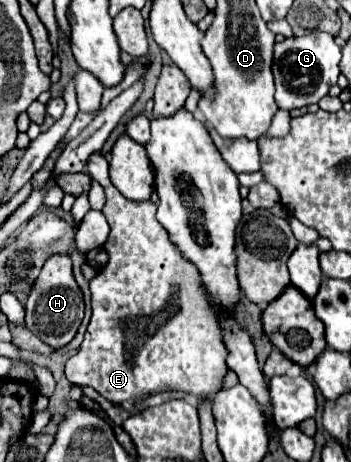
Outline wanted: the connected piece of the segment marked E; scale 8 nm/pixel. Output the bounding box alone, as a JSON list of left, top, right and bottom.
[74,152,228,402]

